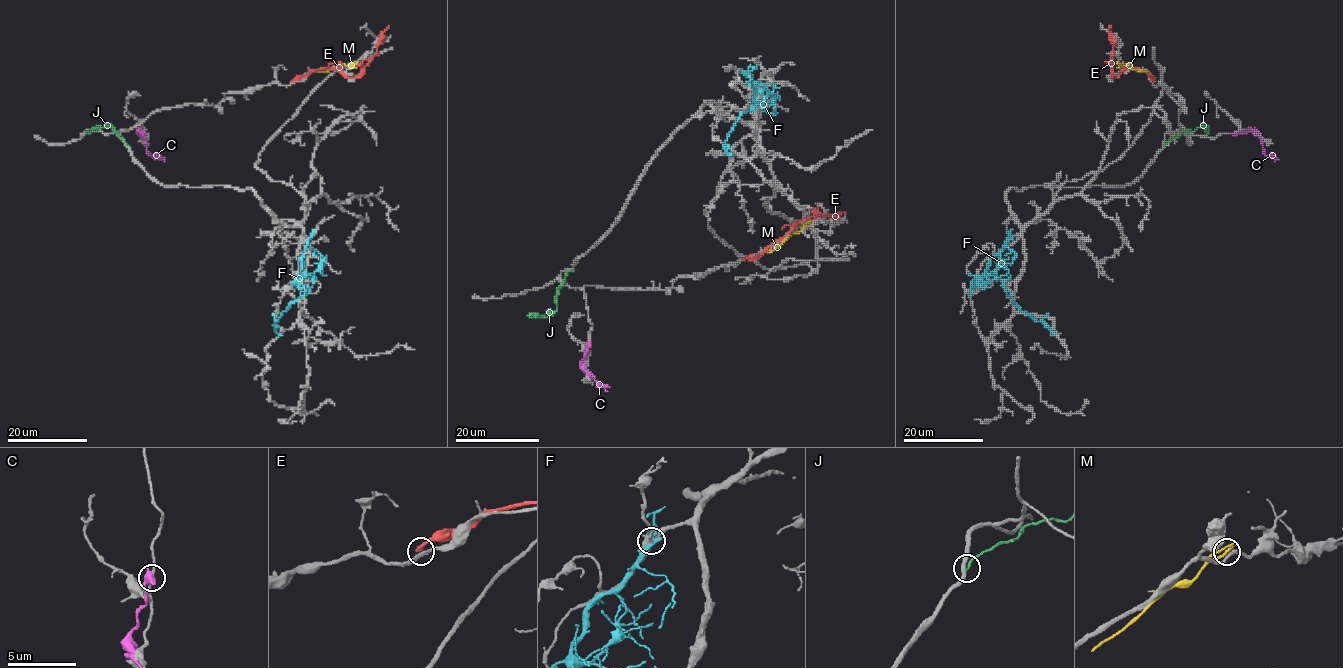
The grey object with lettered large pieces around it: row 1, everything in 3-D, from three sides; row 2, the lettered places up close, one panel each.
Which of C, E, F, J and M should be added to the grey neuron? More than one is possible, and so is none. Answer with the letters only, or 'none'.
none

